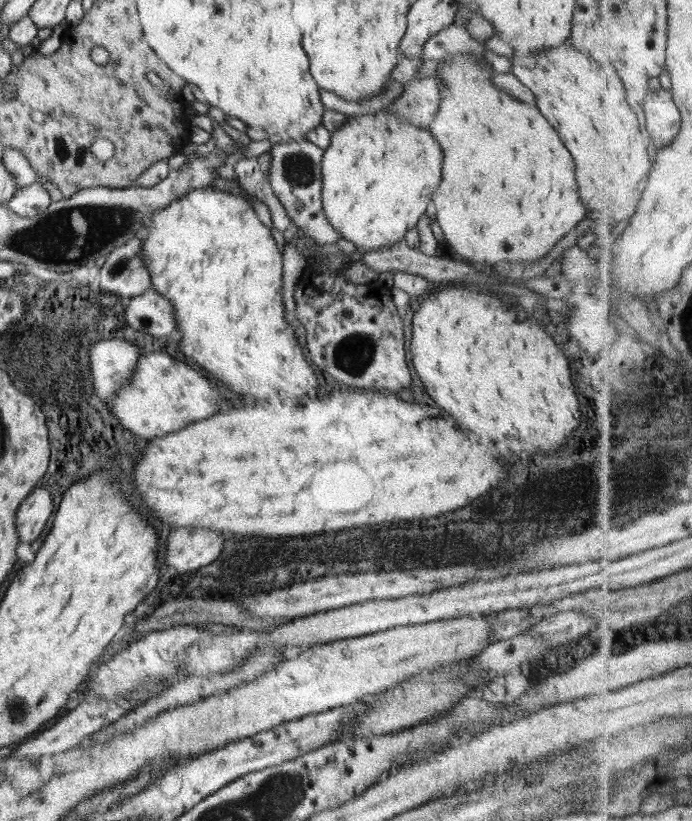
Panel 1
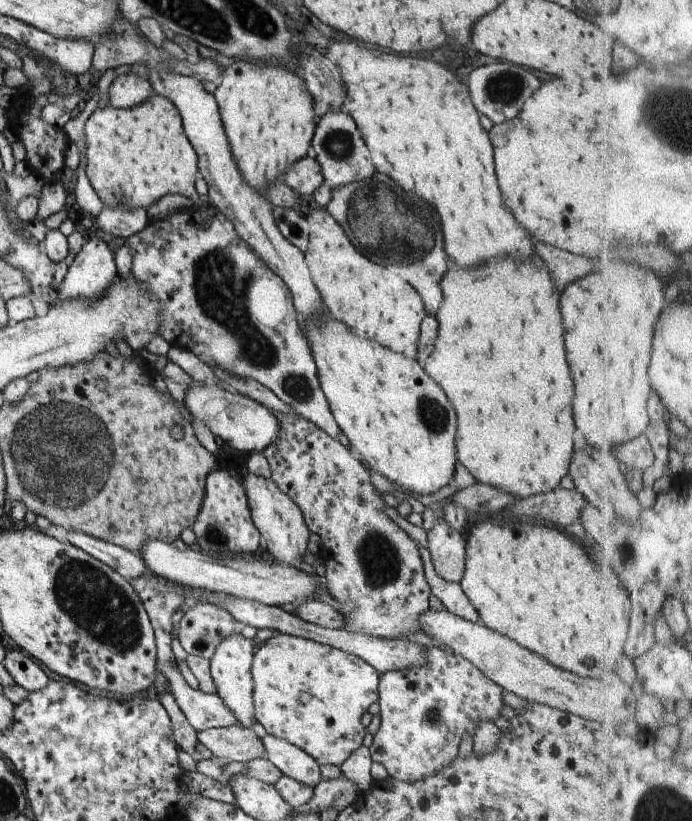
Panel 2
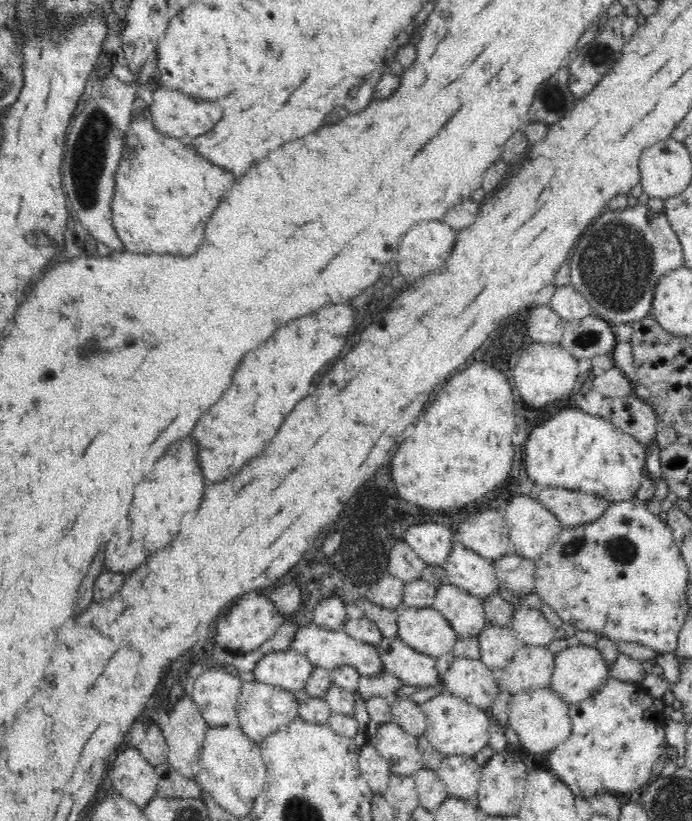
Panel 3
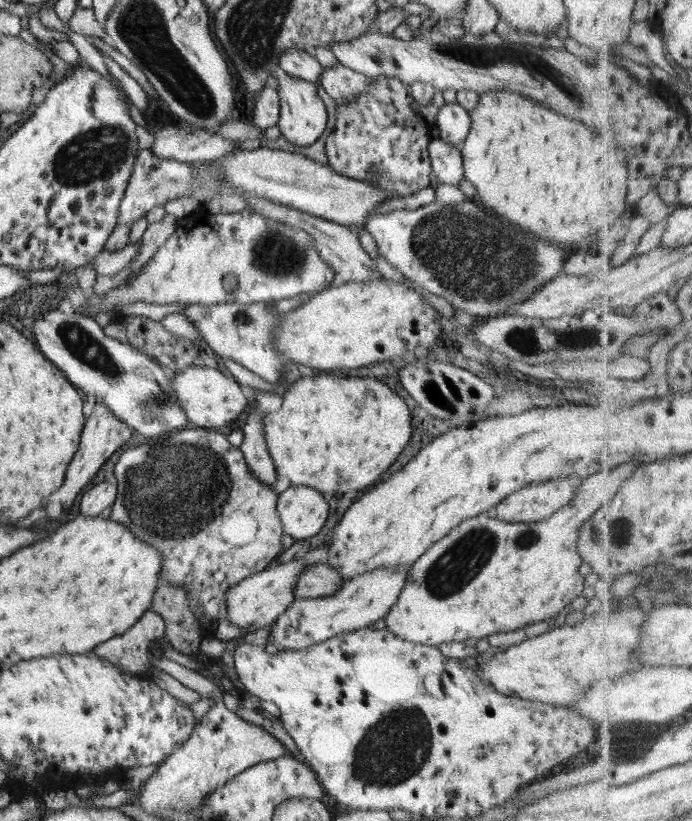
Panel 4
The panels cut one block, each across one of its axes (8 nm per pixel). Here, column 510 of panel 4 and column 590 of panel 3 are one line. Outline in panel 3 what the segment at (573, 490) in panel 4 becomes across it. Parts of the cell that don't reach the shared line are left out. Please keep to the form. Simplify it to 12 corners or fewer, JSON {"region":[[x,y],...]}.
{"region":[[543,487],[537,498],[564,528],[594,522],[600,495]]}

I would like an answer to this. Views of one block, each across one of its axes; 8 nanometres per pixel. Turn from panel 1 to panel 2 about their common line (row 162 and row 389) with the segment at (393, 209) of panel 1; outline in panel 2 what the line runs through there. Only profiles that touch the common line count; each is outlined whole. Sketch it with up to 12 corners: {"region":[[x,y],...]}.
{"region":[[324,314],[305,338],[369,469],[453,484],[456,414],[405,354]]}

